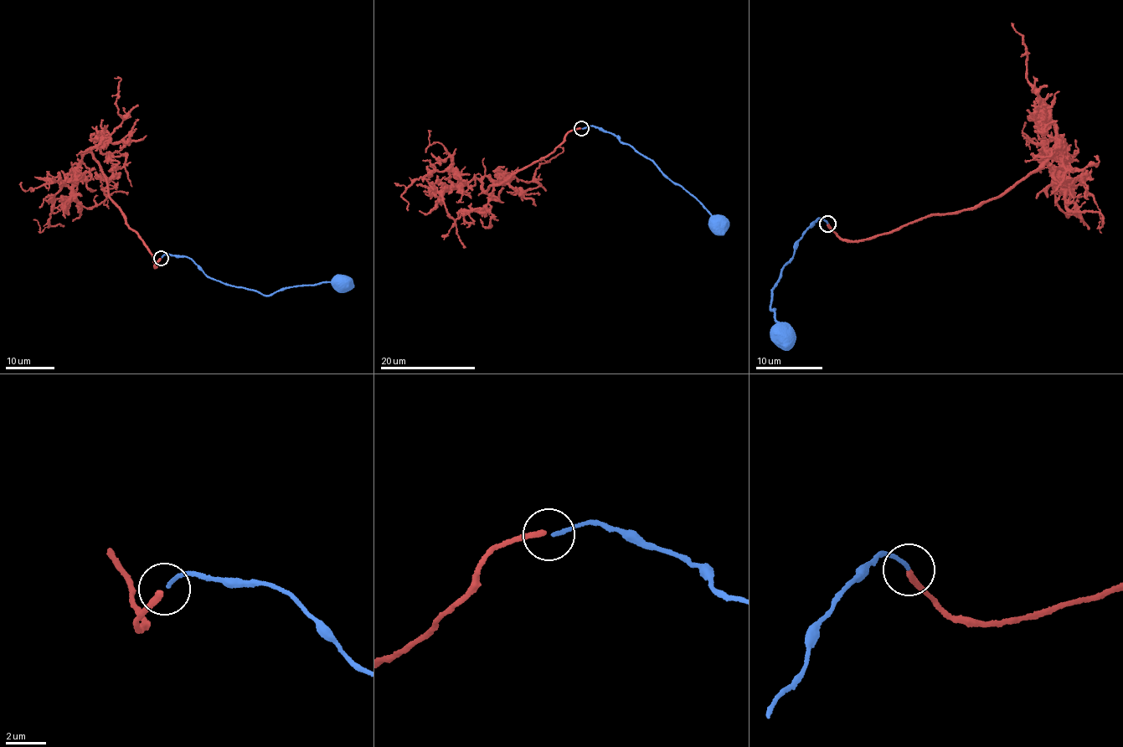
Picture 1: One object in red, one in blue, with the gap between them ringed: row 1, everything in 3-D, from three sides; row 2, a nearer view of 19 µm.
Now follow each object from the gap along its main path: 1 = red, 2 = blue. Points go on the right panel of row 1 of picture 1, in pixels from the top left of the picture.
1: (826, 224), (852, 240), (972, 208), (1044, 162), (1057, 127), (1061, 145), (1046, 158), (1055, 202), (1090, 228)
2: (828, 224), (820, 218), (803, 231), (770, 291), (769, 306), (780, 327), (776, 330), (783, 333)

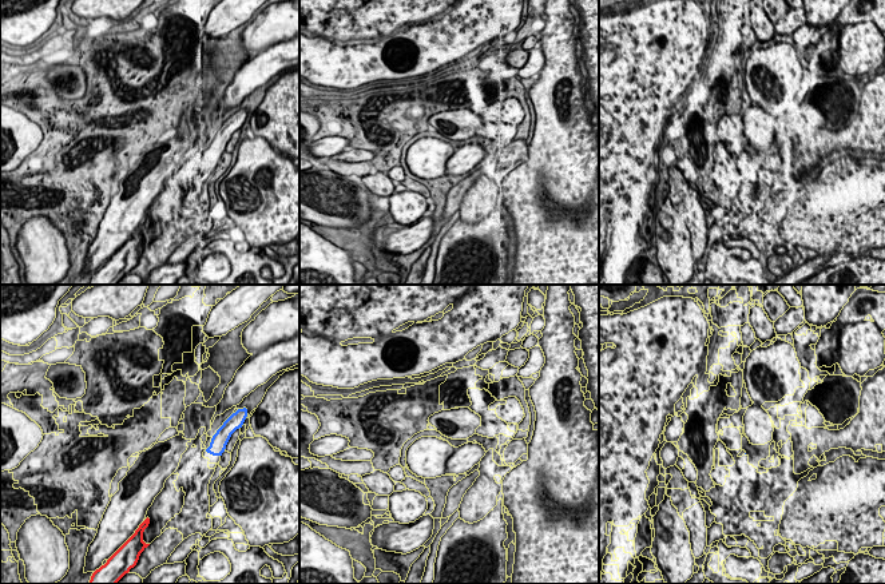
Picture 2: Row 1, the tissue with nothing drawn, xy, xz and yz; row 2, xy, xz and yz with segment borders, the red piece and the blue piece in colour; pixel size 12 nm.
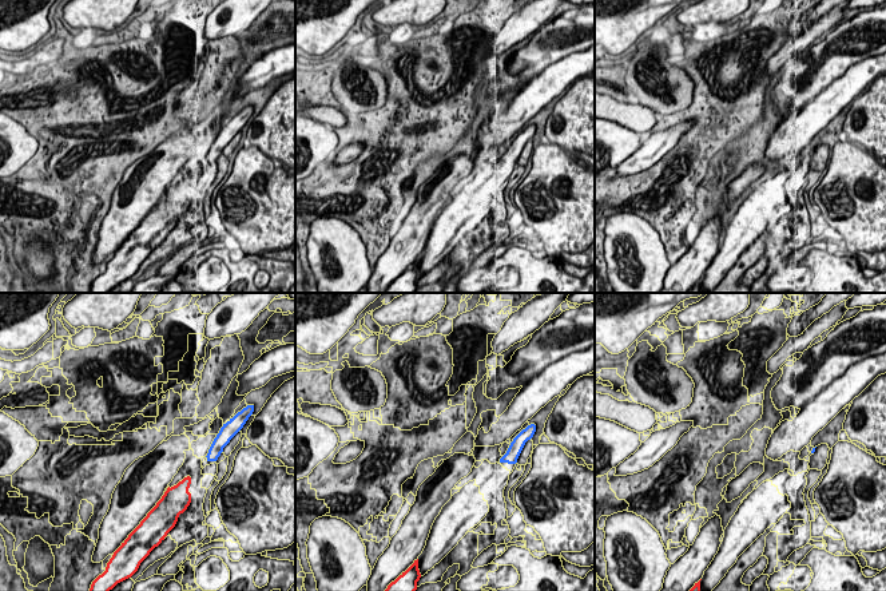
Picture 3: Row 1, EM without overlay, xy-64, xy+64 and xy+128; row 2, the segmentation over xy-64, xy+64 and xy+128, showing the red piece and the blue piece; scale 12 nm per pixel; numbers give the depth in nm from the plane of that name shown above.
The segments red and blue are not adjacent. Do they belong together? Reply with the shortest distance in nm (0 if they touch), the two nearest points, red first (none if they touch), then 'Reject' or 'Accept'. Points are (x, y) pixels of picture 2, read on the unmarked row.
Distance 1050 nm. Across: xy (147, 218), (207, 153). Reject

